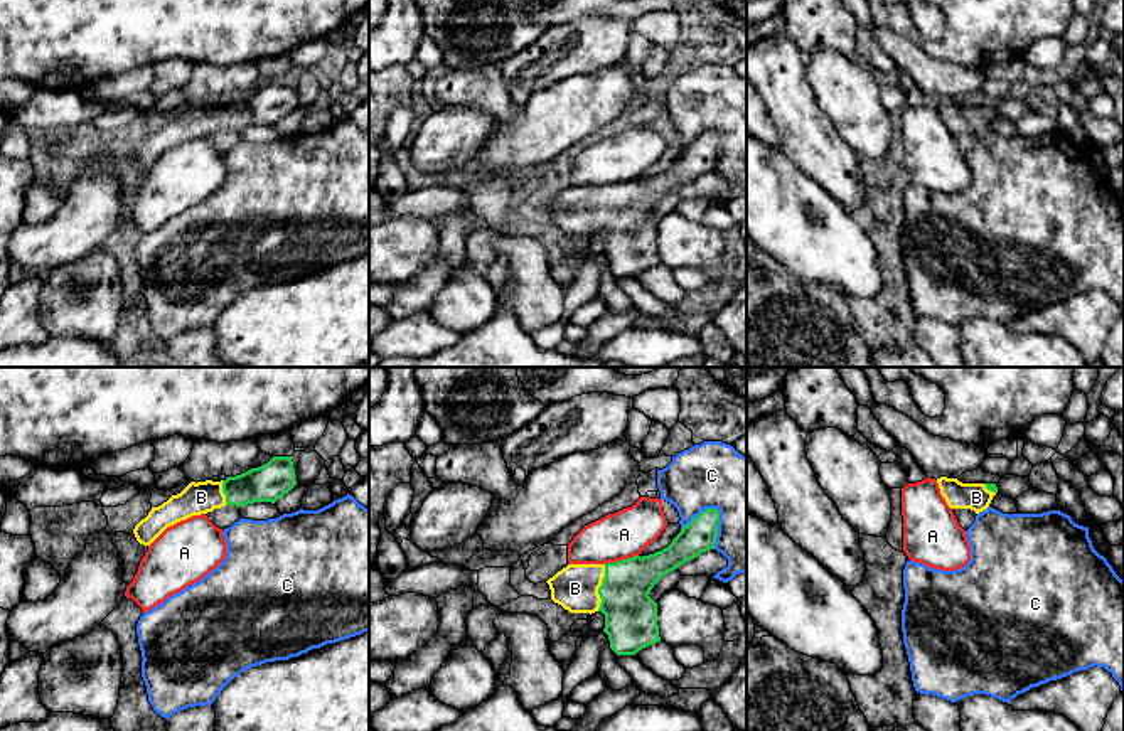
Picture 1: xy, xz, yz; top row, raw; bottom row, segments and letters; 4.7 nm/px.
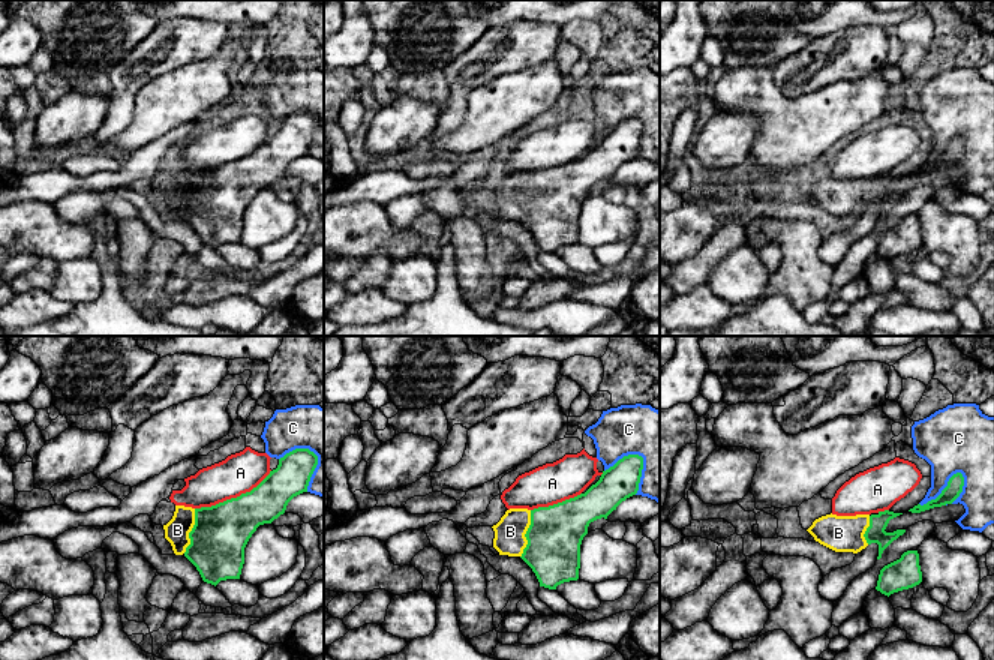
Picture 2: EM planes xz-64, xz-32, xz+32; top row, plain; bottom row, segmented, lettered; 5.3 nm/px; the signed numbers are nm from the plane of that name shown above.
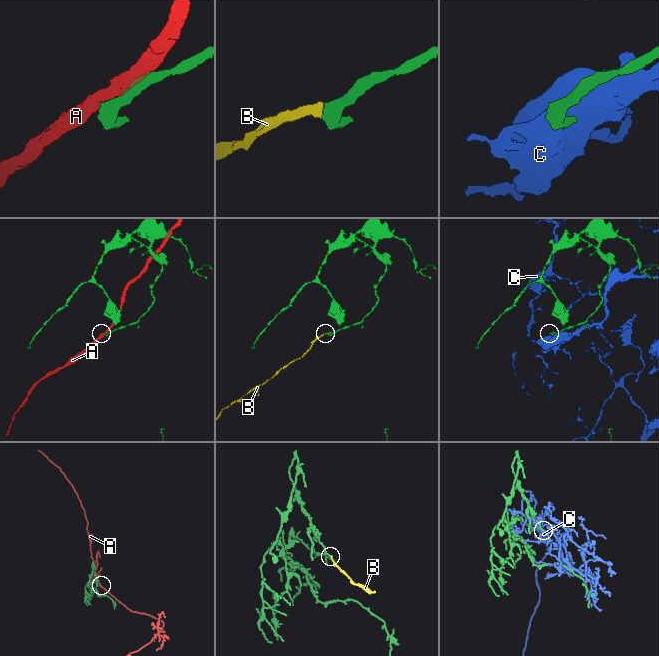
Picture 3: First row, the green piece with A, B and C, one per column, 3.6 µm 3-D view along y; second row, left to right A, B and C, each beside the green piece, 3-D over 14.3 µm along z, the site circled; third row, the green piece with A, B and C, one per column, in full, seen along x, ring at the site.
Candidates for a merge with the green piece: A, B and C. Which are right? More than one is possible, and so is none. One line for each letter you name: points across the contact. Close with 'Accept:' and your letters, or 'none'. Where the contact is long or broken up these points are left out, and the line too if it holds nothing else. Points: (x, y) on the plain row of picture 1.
B: way xz (631, 238), (599, 211), (575, 211)
Accept: B

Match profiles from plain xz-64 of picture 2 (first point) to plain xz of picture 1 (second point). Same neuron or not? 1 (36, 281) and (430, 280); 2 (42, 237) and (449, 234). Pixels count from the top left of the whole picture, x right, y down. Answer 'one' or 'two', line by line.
1: one
2: two

